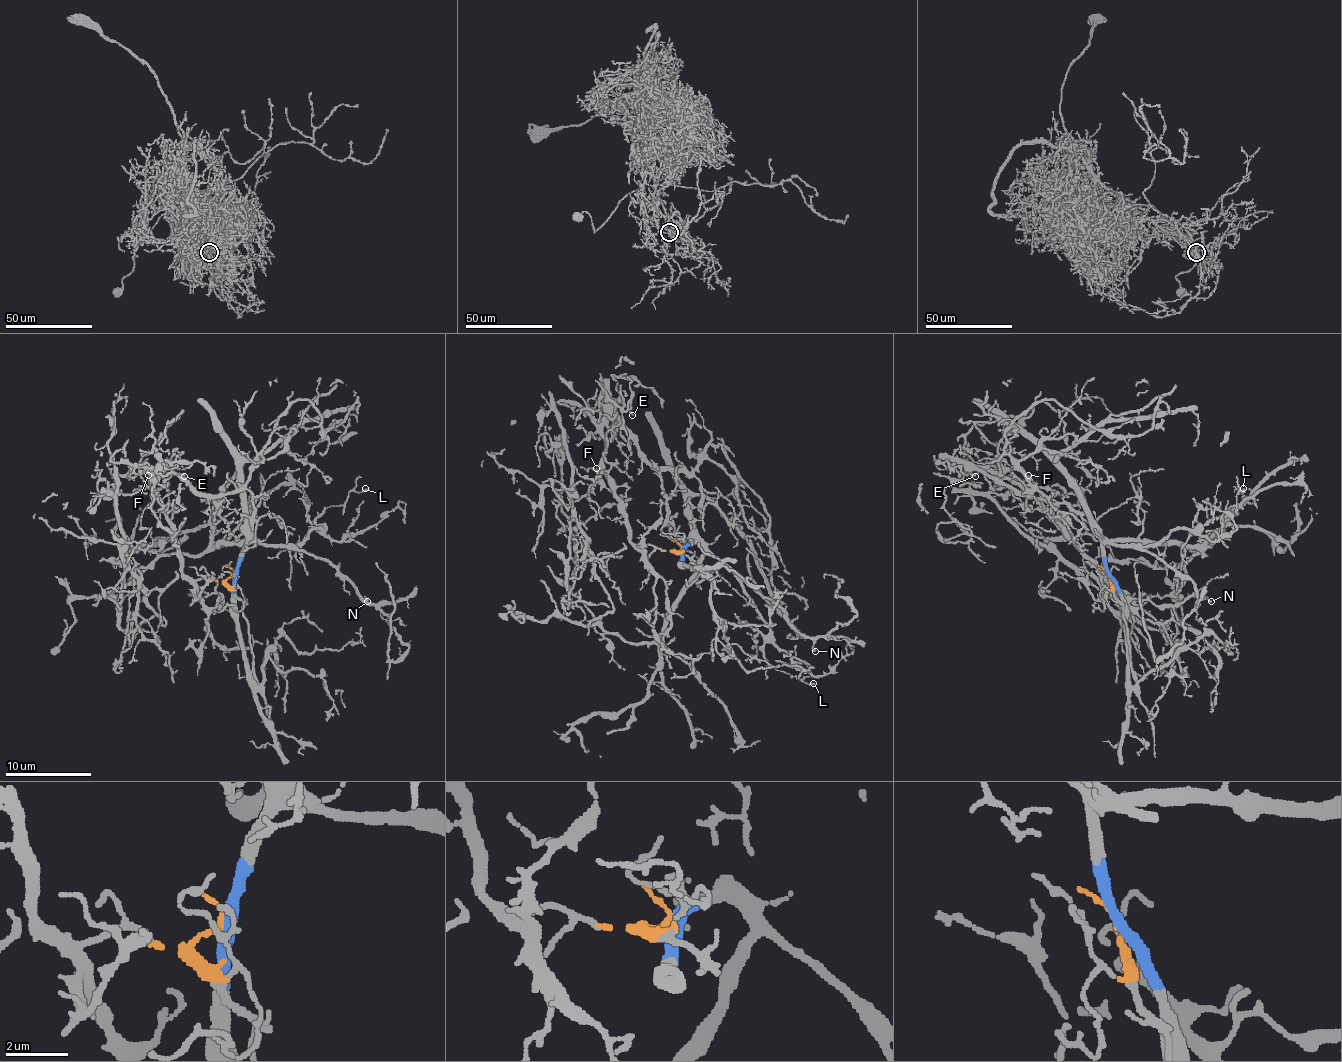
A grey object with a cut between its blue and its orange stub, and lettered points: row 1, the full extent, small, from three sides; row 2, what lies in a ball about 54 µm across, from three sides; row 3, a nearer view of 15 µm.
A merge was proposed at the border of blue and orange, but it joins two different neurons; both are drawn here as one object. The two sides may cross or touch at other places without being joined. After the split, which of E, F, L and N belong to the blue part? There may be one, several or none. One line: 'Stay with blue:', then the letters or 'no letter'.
Stay with blue: L, N

